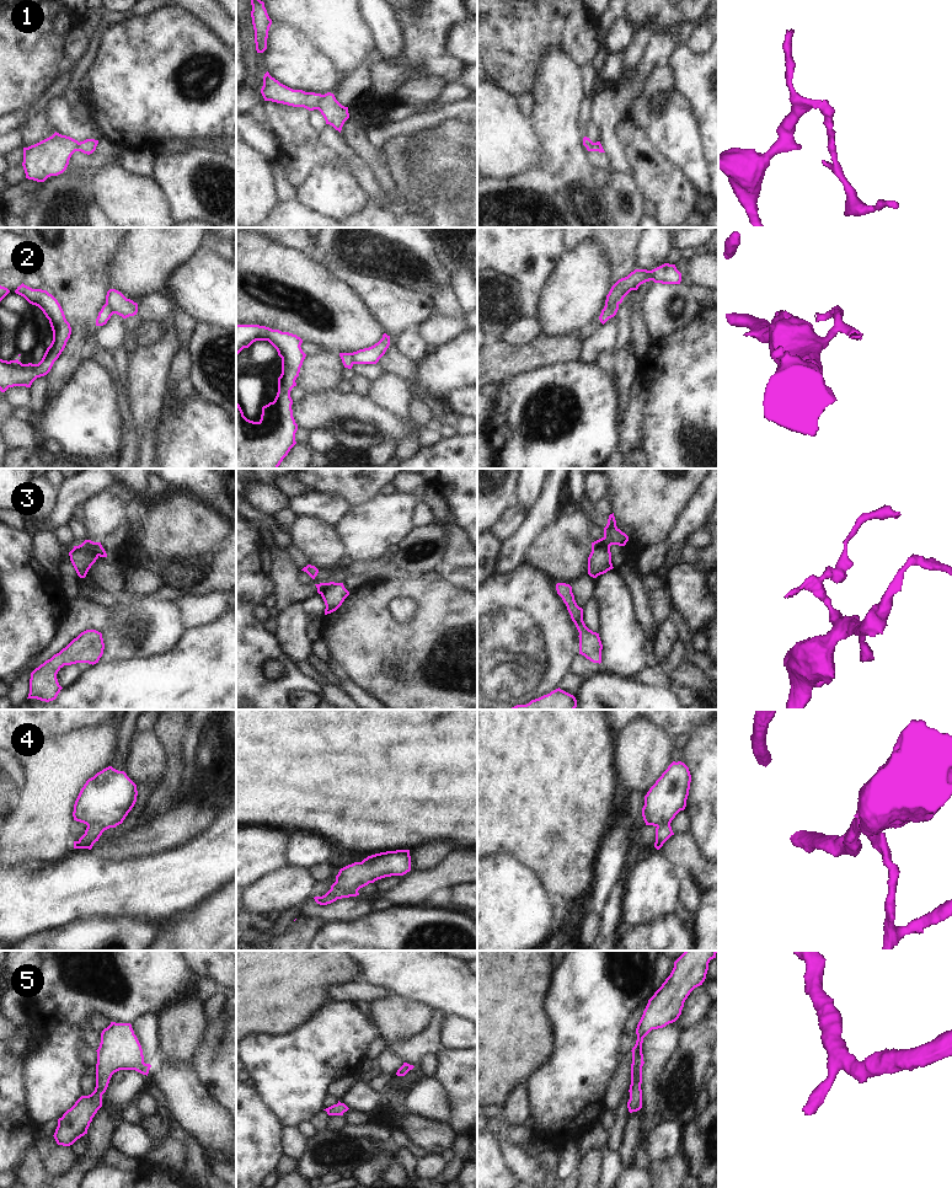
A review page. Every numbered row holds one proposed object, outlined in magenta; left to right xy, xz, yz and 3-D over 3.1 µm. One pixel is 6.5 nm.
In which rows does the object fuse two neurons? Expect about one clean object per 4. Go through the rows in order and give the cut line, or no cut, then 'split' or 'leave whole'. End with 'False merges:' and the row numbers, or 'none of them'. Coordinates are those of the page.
1: xz (322, 95), (315, 108) | split
2: yz (618, 304), (604, 308) | split
3: yz (592, 545), (609, 551) | split
4: xz (326, 893), (337, 890), (343, 897) | split
5: no cut | leave whole
False merges: 1, 2, 3, 4

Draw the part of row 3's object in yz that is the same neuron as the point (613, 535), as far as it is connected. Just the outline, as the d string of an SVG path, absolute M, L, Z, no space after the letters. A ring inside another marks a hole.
M613 513L609 515L608 524L604 528L604 536L592 542L592 546L598 546L610 551L611 545L625 546L627 541L629 536L616 526L616 520Z

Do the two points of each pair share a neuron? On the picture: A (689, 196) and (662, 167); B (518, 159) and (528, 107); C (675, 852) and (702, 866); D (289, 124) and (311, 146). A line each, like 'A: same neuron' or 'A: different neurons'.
A: same neuron
B: different neurons
C: same neuron
D: same neuron

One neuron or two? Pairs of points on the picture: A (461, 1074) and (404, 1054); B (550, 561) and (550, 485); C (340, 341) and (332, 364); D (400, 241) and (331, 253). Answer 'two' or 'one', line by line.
A: one
B: two
C: two
D: one

